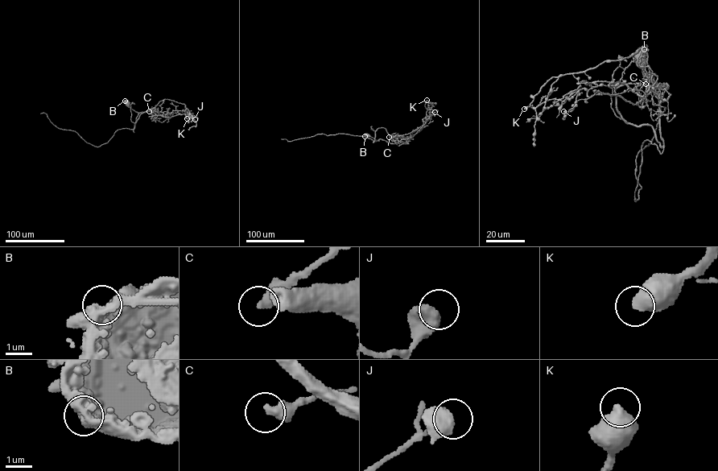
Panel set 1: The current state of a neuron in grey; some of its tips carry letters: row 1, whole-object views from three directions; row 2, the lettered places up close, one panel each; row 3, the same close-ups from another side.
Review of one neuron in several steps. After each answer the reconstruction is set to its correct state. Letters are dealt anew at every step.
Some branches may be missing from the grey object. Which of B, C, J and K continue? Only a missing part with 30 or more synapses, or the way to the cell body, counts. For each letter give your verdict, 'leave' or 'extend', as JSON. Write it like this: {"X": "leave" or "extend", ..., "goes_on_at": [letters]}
{"B": "leave", "C": "leave", "J": "leave", "K": "extend", "goes_on_at": ["K"]}

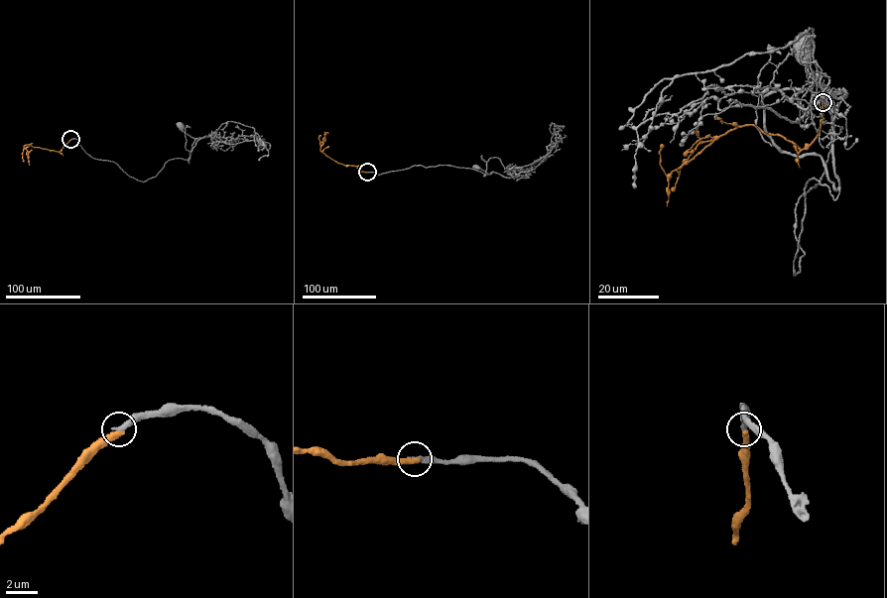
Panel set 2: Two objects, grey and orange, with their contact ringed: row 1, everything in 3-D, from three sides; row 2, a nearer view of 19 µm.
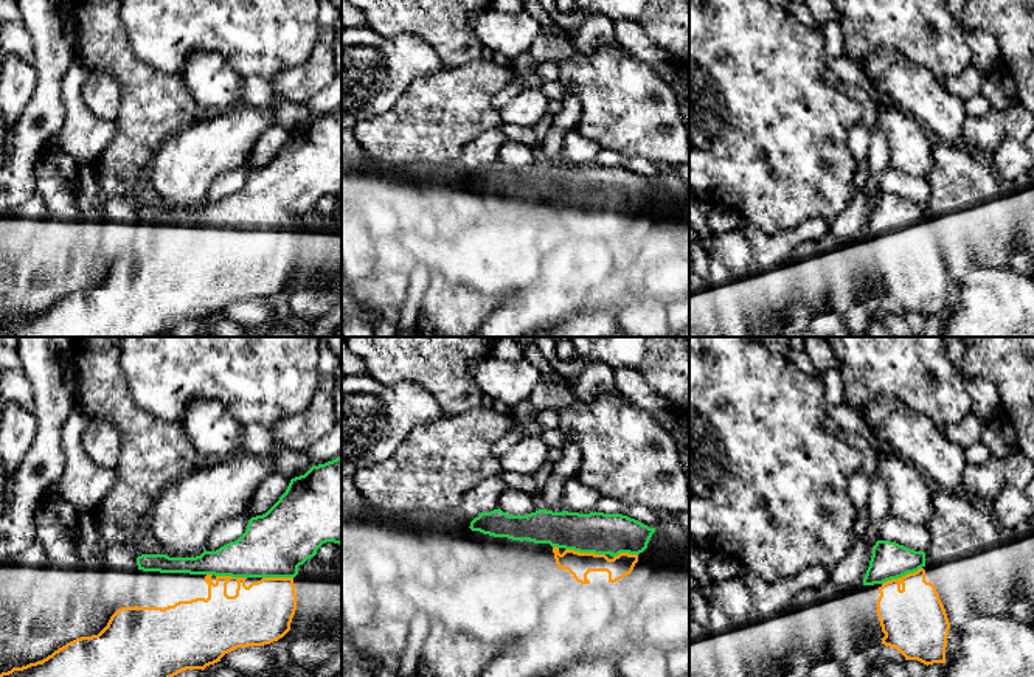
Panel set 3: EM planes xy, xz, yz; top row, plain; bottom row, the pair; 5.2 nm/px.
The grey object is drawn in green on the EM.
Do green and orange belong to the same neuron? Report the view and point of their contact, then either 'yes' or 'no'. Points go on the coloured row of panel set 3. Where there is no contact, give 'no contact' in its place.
xz (586, 552) | yes

